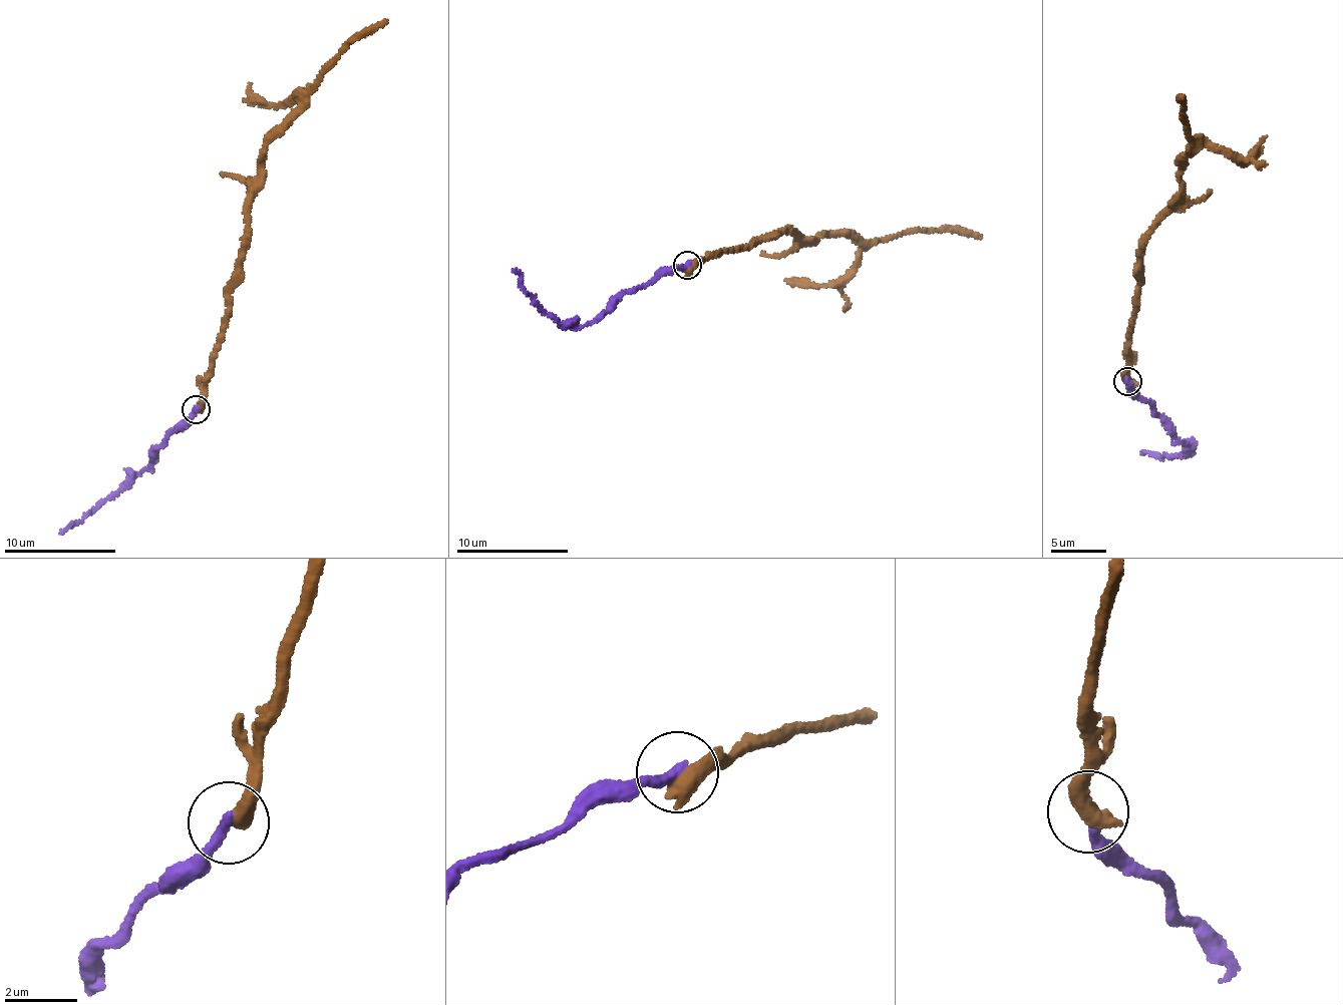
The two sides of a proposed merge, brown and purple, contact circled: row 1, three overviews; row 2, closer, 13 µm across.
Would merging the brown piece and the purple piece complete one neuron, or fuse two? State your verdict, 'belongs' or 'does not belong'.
does not belong

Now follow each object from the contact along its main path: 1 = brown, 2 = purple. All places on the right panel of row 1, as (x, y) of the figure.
1: (1128, 381), (1128, 335), (1145, 236), (1180, 191), (1182, 161), (1194, 149), (1187, 117), (1178, 99), (1183, 96)
2: (1128, 381), (1135, 396), (1149, 404), (1153, 414), (1192, 448), (1179, 456), (1141, 452)

